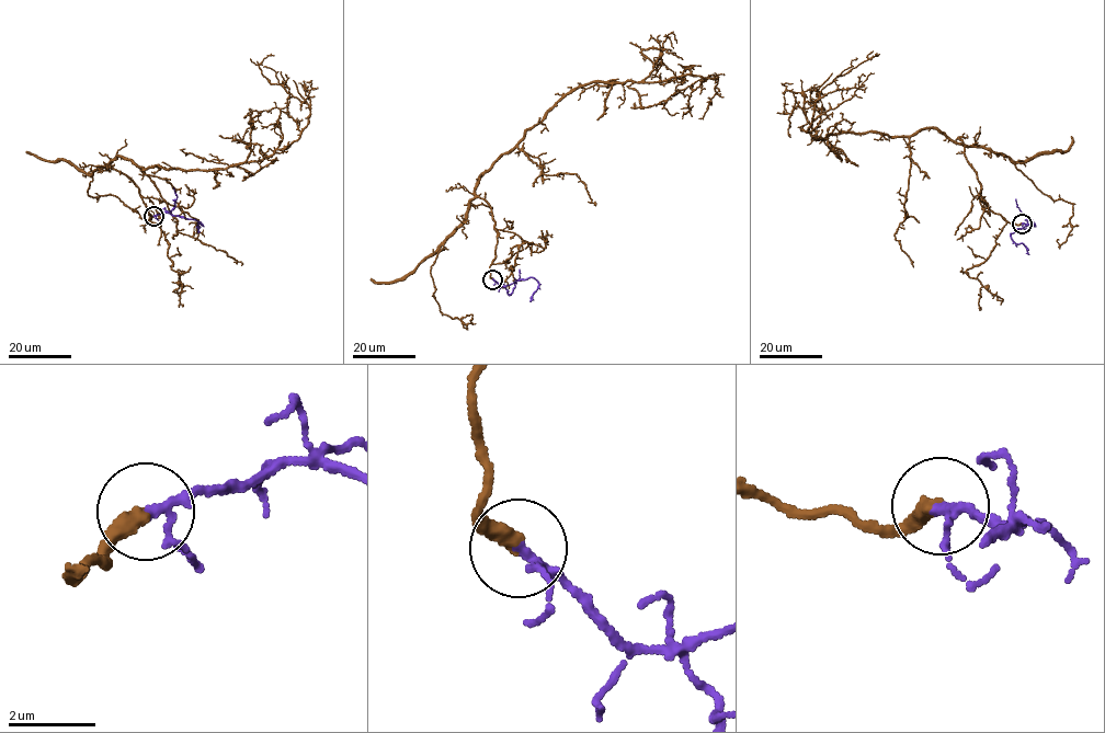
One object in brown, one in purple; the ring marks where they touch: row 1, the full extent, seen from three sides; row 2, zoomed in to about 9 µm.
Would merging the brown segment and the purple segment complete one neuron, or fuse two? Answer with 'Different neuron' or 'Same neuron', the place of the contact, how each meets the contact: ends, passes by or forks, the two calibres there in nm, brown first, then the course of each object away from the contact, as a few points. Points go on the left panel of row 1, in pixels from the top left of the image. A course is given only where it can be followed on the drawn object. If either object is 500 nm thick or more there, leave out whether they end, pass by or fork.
Same neuron. Place: (154, 216). At the ring brown ends. At the ring purple passes by. Thickness 400 nm (brown) against 170 nm. Course of brown: (154, 216), (107, 168), (118, 156), (226, 170), (299, 137), (309, 107), (262, 73), (274, 55). Course of purple: (154, 216), (168, 212), (194, 219), (201, 224), (197, 225), (197, 232)

